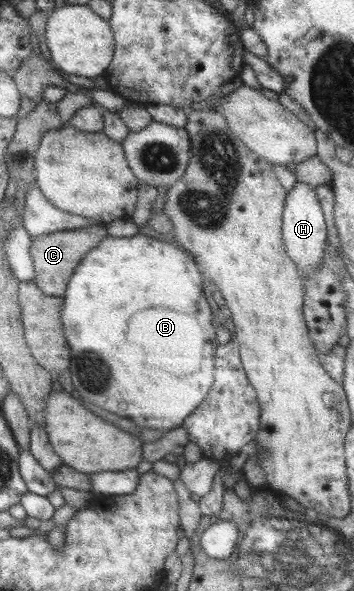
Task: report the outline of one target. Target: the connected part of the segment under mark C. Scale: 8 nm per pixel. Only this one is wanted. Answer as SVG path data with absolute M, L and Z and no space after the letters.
M95 224L31 237L29 252L35 272L32 282L47 296L63 296L67 281L71 278L73 271L76 270L79 261L107 235L106 225Z

